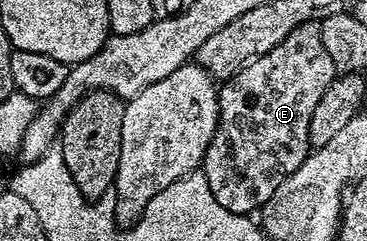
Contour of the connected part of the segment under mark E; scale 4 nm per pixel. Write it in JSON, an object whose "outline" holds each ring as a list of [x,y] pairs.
{"outline":[[[315,20],[292,28],[292,32],[288,32],[288,36],[284,36],[272,52],[260,56],[256,64],[248,64],[248,68],[221,83],[218,91],[218,127],[200,170],[208,180],[208,188],[212,188],[212,196],[216,196],[216,201],[228,208],[228,212],[253,215],[261,211],[272,192],[276,192],[276,188],[280,188],[280,184],[288,180],[300,164],[304,164],[312,149],[308,140],[312,112],[320,96],[328,92],[328,84],[332,84],[334,77],[336,71],[332,56],[328,56],[324,48],[322,23]]]}

